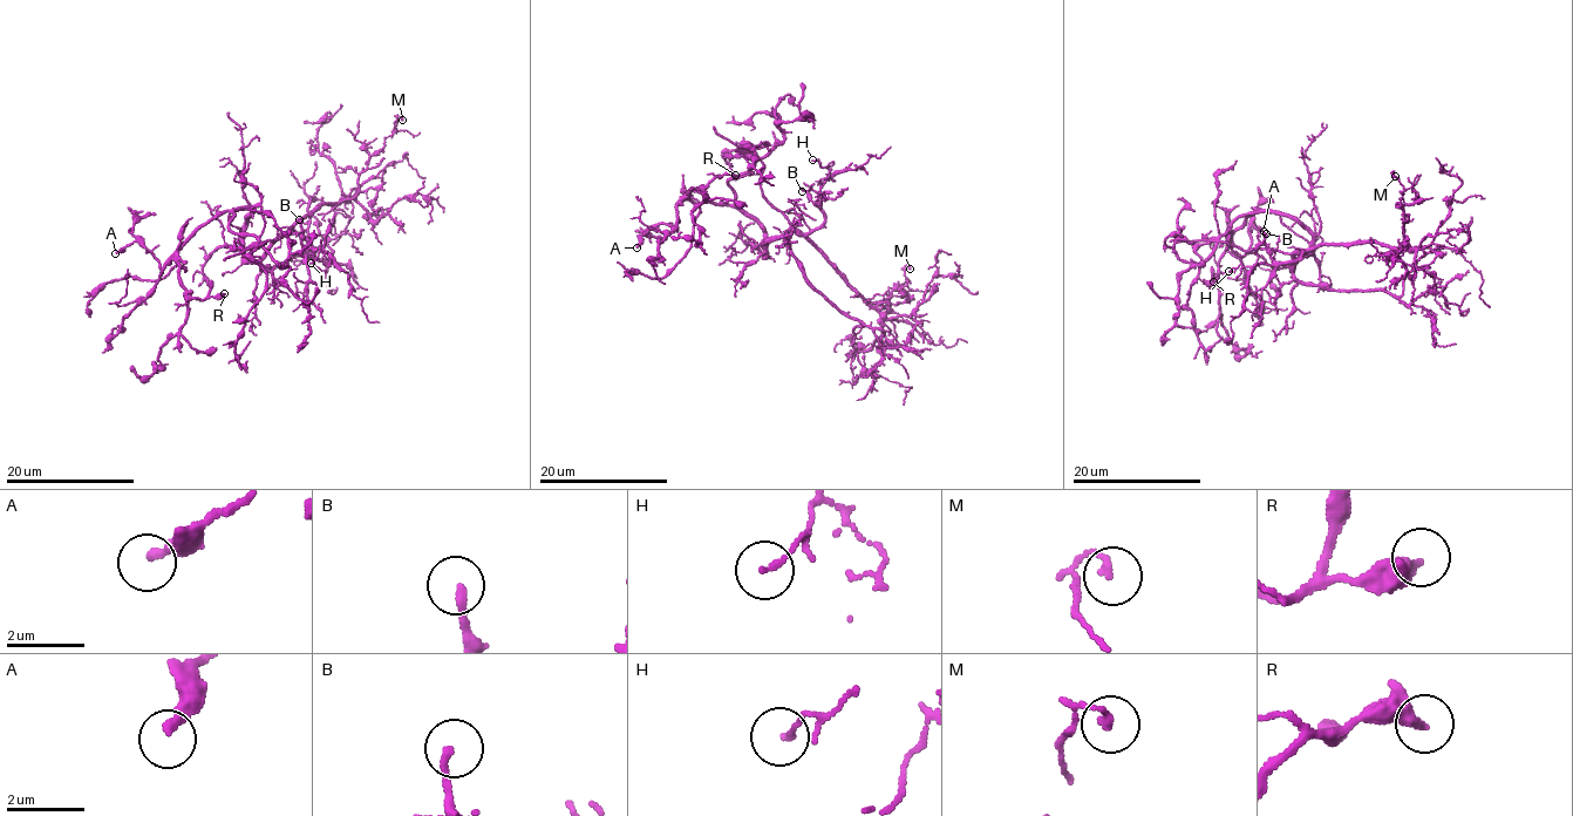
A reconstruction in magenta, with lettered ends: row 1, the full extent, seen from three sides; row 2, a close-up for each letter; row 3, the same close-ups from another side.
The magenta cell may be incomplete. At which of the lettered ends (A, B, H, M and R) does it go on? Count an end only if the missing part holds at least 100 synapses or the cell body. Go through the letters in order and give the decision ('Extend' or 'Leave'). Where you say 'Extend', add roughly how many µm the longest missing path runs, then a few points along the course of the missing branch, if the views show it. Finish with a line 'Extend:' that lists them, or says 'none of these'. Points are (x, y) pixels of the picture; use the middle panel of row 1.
A: Leave
B: Leave
H: Leave
M: Leave
R: Leave
Extend: none of these

